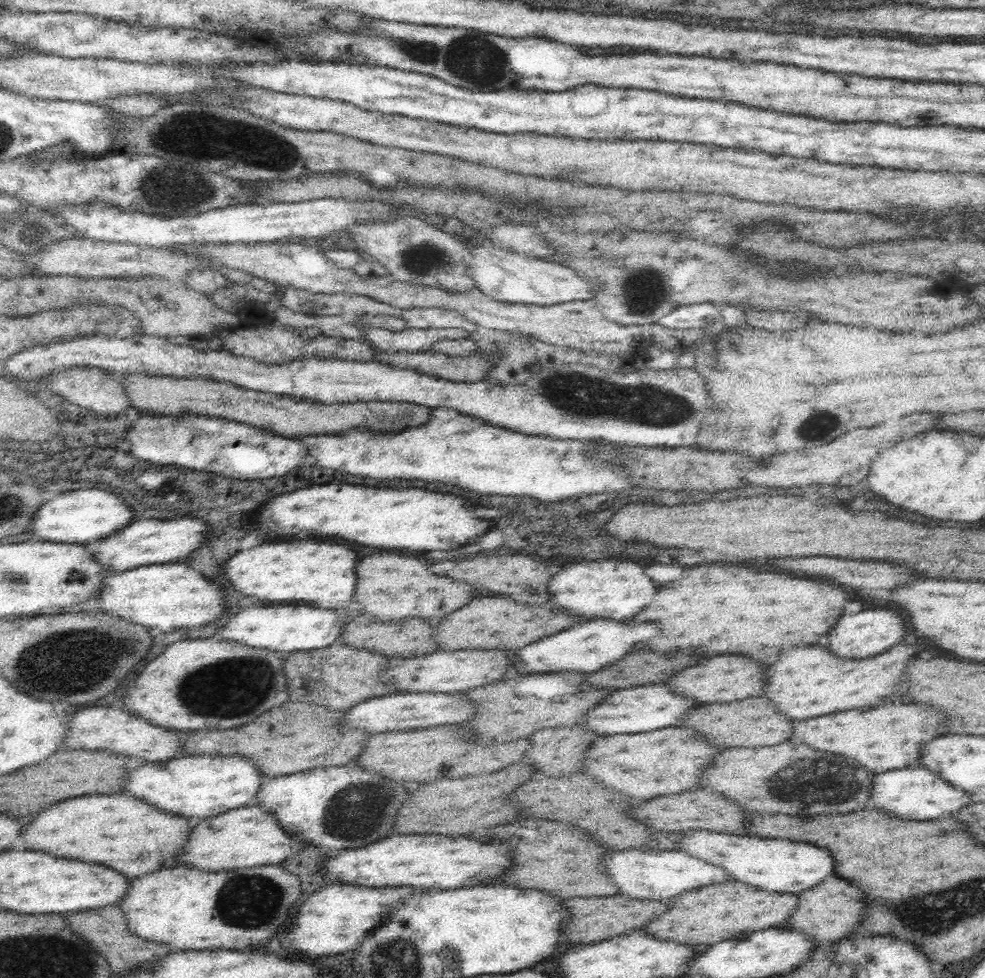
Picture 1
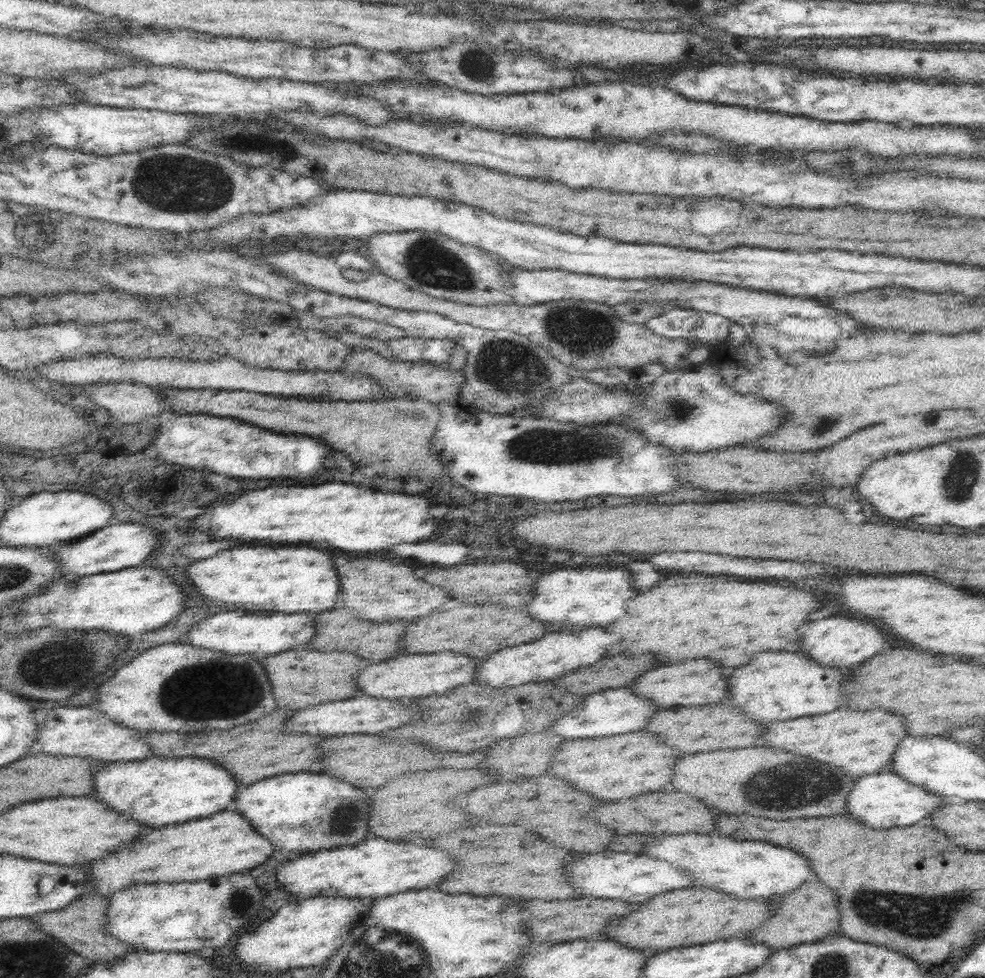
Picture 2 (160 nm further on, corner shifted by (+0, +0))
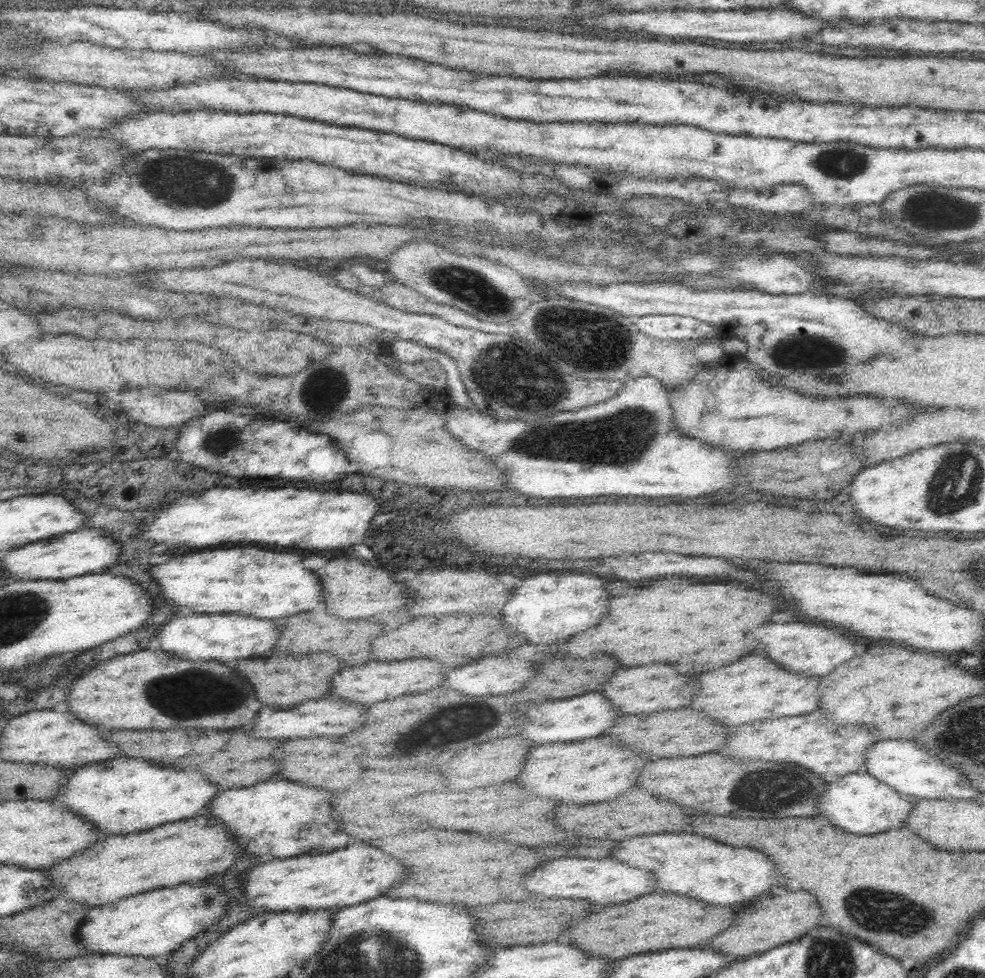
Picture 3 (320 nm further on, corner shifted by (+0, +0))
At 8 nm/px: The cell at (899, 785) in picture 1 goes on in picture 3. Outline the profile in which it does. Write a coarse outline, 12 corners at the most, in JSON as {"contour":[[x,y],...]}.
{"contour":[[868,774],[828,784],[820,815],[858,836],[902,827],[912,806]]}

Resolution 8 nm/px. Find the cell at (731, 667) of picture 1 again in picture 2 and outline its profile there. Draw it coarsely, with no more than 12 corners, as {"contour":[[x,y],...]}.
{"contour":[[710,660],[638,676],[636,696],[658,708],[722,702],[728,684]]}

